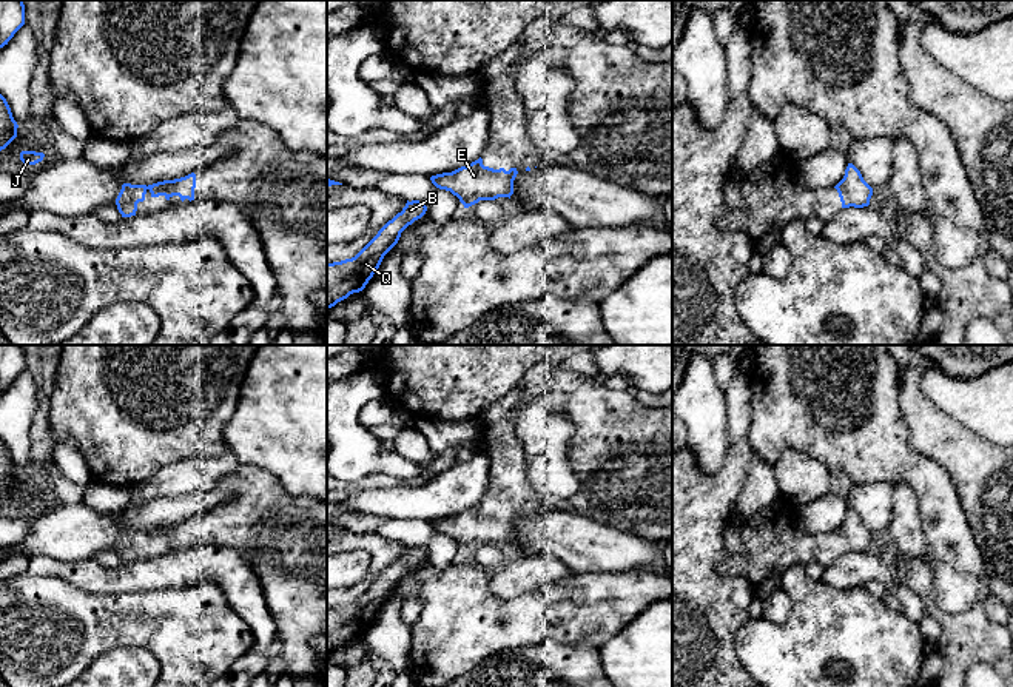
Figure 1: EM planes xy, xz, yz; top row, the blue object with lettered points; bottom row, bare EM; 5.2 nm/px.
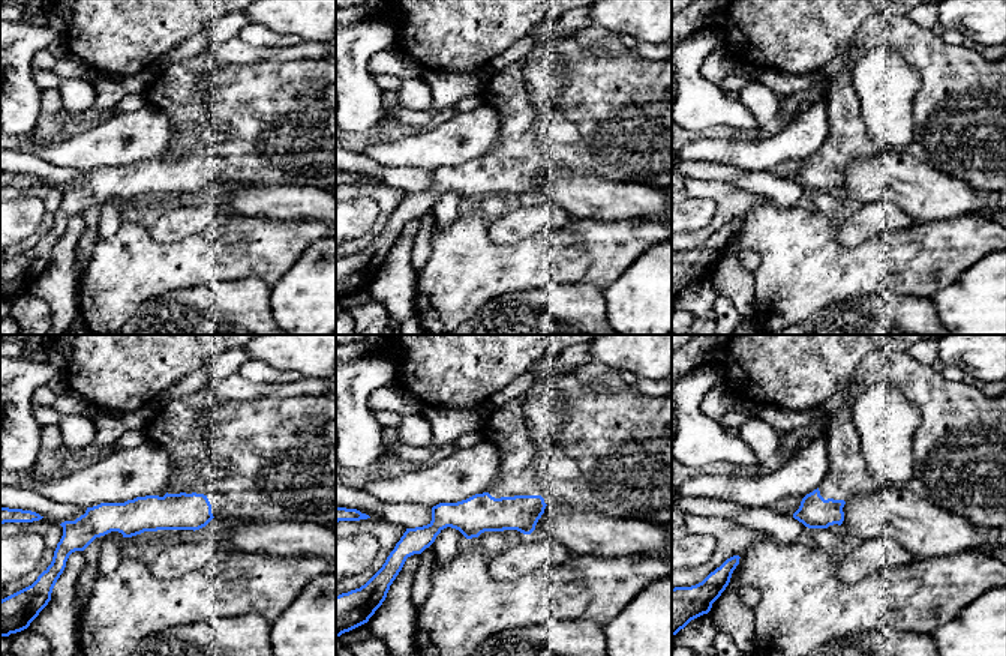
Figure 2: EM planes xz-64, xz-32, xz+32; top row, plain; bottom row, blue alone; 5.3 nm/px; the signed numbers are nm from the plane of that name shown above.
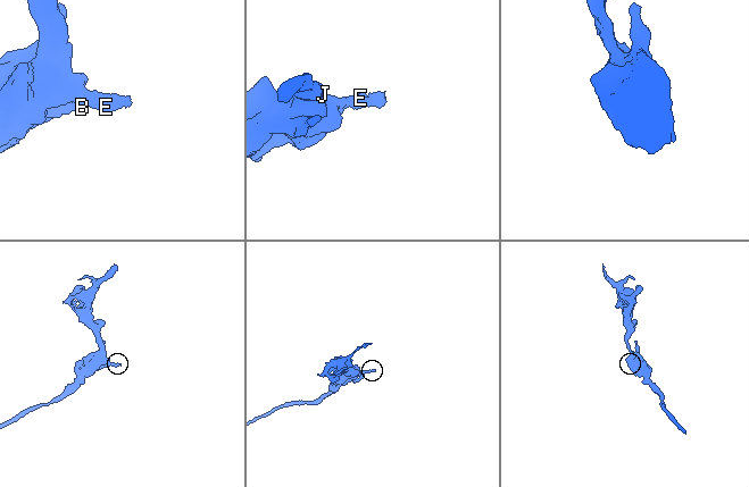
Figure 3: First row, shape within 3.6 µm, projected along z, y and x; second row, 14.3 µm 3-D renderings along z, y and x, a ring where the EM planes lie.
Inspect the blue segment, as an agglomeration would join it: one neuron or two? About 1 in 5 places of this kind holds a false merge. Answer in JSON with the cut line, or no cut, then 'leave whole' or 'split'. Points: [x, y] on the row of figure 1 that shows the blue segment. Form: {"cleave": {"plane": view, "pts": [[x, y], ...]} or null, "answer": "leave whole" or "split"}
{"cleave": null, "answer": "leave whole"}

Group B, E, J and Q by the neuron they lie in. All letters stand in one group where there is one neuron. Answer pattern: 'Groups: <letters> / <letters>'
Groups: B E J Q

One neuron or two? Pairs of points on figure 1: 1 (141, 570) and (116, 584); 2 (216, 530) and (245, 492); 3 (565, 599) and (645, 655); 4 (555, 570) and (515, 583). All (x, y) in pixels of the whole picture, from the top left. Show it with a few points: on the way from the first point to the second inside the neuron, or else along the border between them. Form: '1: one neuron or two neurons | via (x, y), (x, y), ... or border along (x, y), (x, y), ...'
1: one neuron | via (134, 576), (122, 579)
2: one neuron | via (225, 521), (245, 501)
3: two neurons | border along (642, 610), (599, 647)
4: one neuron | via (546, 570), (525, 573)

